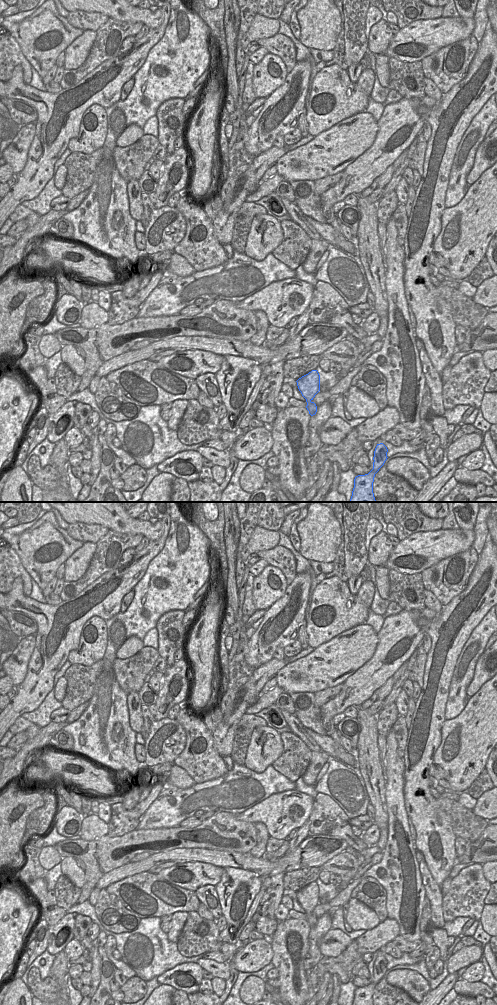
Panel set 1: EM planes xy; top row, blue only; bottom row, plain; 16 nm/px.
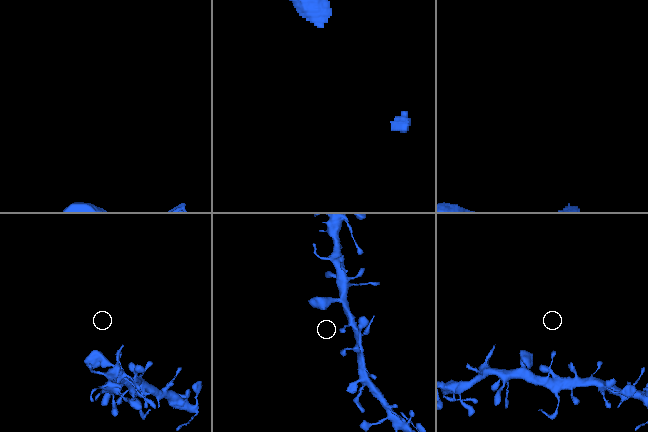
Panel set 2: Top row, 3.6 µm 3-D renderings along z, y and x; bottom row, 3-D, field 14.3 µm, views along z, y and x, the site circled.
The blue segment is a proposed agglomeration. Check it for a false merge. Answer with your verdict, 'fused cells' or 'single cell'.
single cell

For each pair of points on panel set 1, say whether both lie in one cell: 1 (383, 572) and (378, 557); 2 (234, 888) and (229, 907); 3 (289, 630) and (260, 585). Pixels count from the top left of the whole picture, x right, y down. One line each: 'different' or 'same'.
1: different
2: same
3: different

